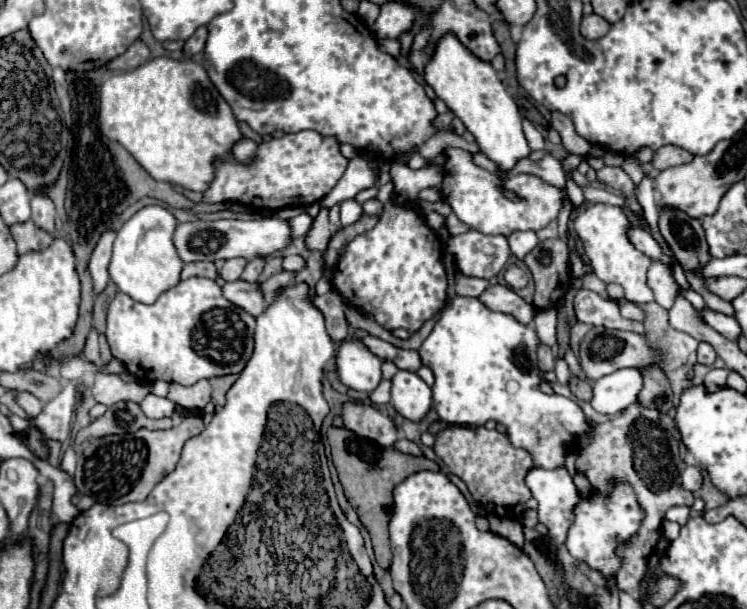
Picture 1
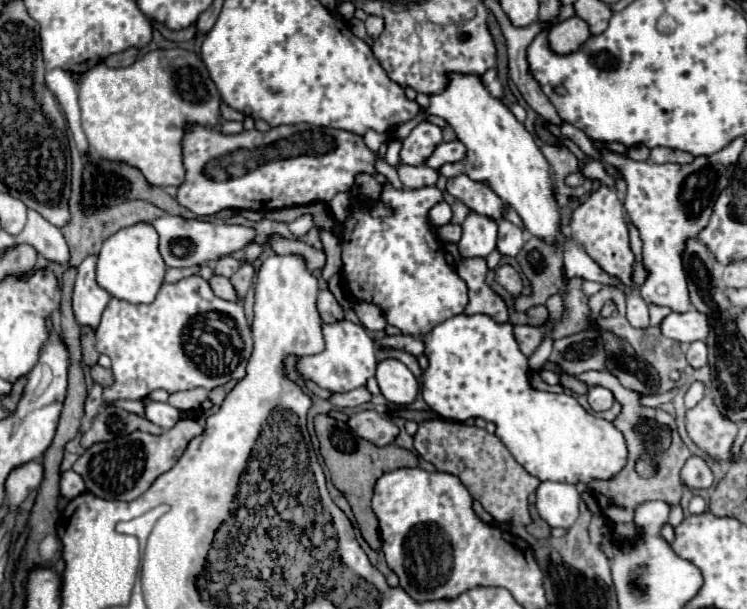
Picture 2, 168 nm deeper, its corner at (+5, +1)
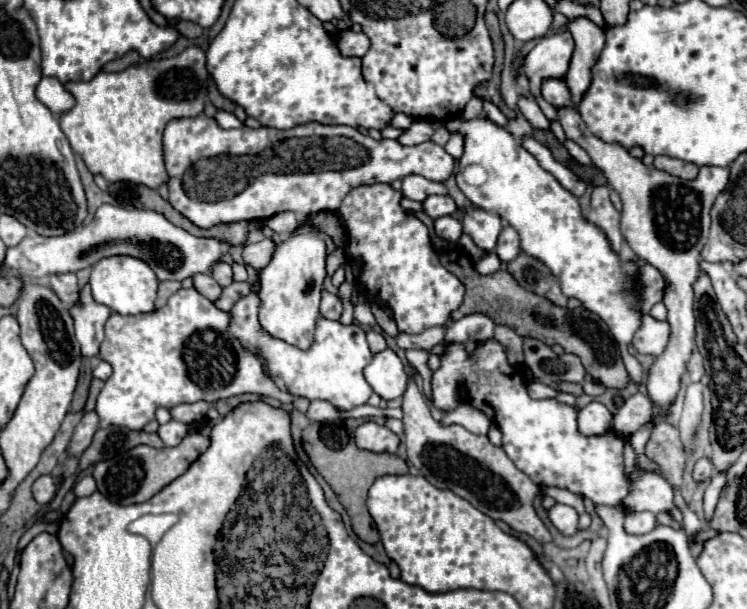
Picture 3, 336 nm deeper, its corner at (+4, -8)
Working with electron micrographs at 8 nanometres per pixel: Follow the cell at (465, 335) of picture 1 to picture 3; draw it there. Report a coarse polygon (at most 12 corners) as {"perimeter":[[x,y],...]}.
{"perimeter":[[496,340],[448,348],[434,406],[456,390],[502,430],[536,484],[616,506],[624,442],[580,436],[578,410],[532,400]]}

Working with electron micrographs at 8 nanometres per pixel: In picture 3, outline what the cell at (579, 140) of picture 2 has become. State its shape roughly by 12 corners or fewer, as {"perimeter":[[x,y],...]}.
{"perimeter":[[570,32],[550,34],[524,56],[530,94],[548,120],[546,78],[564,78],[574,52]]}

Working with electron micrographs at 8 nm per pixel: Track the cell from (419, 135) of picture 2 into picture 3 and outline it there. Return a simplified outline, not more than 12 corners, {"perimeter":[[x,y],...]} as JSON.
{"perimeter":[[170,120],[168,202],[198,228],[336,212],[454,158],[352,126]]}

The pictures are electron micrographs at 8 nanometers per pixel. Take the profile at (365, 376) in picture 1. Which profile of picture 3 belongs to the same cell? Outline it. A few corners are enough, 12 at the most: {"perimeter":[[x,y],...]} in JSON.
{"perimeter":[[240,298],[228,334],[266,360],[280,390],[338,410],[366,404],[372,360],[360,324],[320,316],[300,350]]}

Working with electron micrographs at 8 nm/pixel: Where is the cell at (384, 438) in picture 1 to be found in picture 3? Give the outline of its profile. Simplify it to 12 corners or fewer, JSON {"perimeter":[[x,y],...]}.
{"perimeter":[[376,422],[358,426],[356,446],[394,454],[398,436]]}

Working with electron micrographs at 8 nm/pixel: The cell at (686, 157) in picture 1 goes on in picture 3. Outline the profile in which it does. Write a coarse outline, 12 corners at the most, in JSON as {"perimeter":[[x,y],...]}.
{"perimeter":[[656,156],[654,166],[682,178],[694,180],[698,166],[670,156]]}

